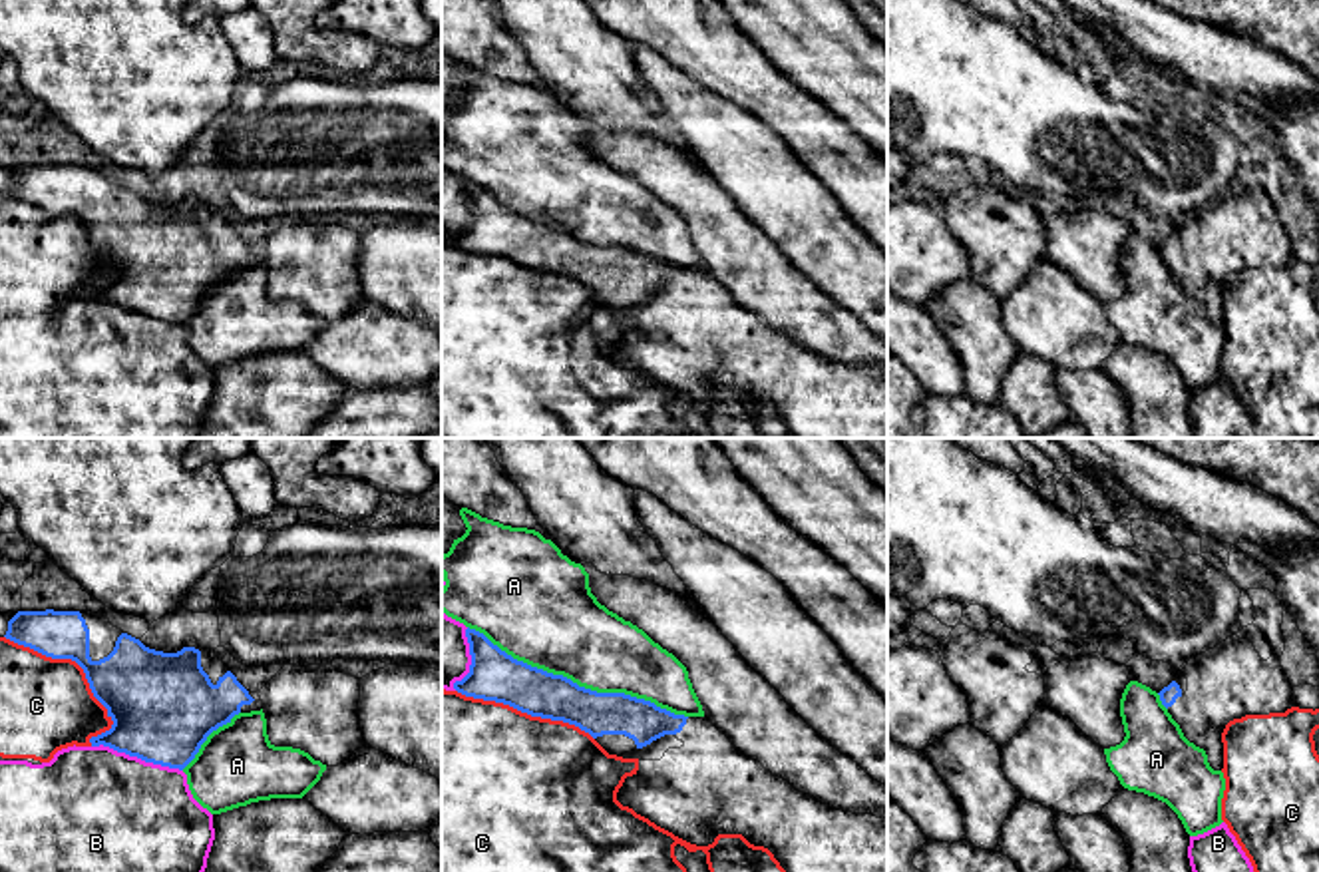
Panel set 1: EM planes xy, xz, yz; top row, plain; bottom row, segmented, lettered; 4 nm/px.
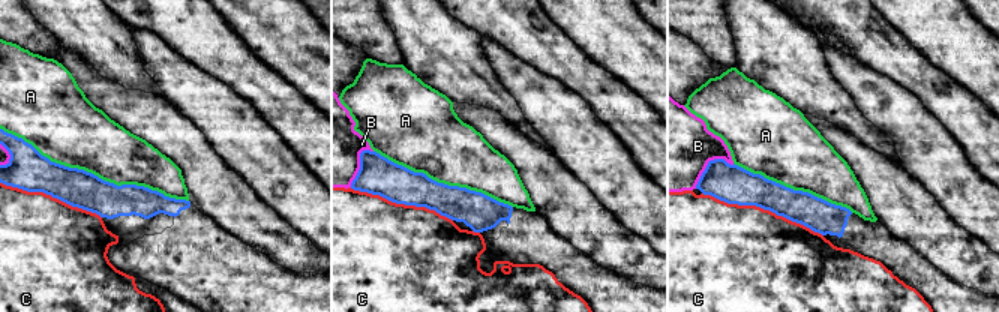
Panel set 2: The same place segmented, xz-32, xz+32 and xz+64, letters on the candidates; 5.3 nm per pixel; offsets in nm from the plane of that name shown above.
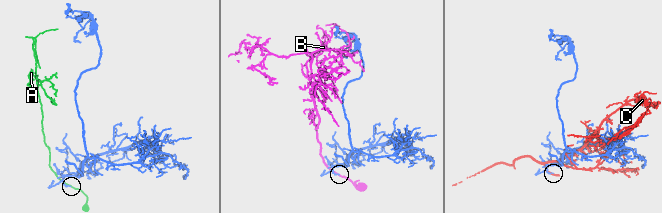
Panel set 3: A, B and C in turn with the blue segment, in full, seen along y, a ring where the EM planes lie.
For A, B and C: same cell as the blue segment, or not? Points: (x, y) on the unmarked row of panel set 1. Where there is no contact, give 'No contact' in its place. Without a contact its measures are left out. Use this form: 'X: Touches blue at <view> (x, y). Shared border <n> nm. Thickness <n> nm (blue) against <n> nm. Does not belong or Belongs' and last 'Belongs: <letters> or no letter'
A: Touches blue at xz (575, 237). Shared border 950 nm. Thickness 190 nm (blue) against 380 nm. Does not belong
B: Touches blue at xy (138, 311). Shared border 380 nm. Thickness 420 nm (blue) against 500 nm. Does not belong
C: Touches blue at xy (72, 214). Shared border 600 nm. Thickness 280 nm (blue) against 380 nm. Does not belong
Belongs: no letter

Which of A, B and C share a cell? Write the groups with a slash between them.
A / B / C

